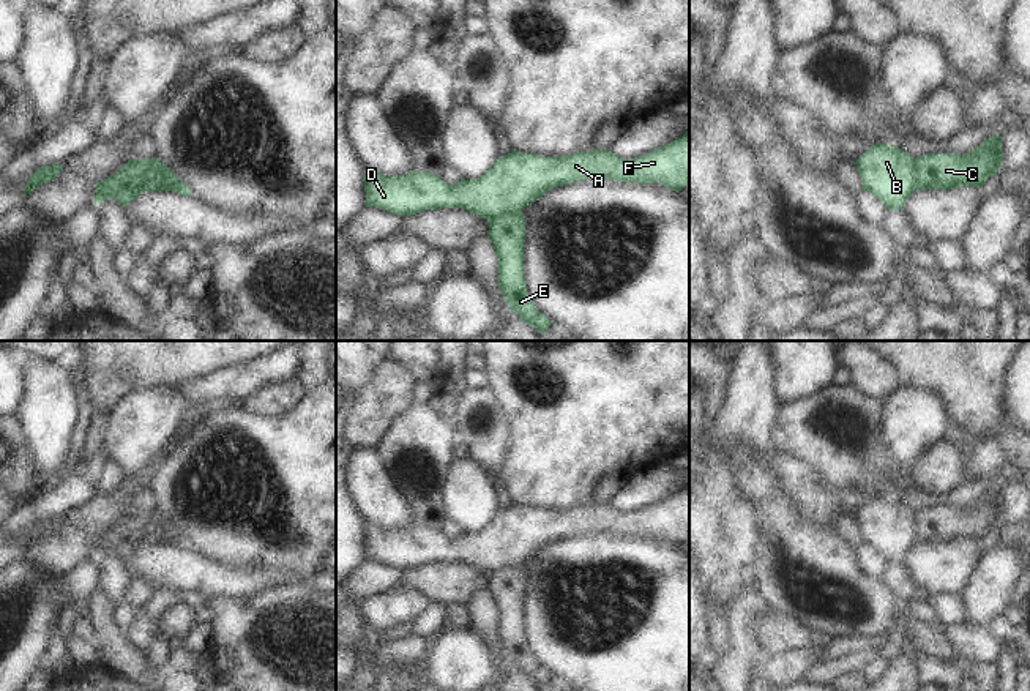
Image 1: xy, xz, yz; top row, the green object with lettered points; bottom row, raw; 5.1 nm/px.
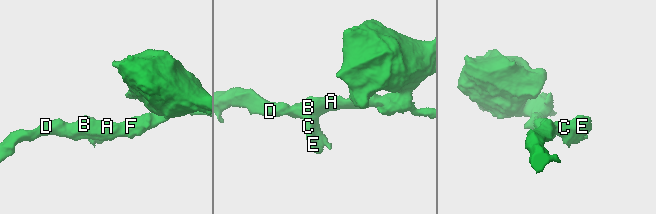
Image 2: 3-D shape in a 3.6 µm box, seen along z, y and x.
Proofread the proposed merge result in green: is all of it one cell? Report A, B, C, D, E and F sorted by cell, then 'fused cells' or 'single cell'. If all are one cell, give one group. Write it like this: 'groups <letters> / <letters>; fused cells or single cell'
groups A B D F / C E; fused cells

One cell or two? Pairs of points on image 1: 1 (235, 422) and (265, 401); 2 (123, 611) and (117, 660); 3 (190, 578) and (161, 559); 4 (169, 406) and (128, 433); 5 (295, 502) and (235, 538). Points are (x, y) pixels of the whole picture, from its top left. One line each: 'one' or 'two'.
1: two
2: two
3: one
4: one
5: one

